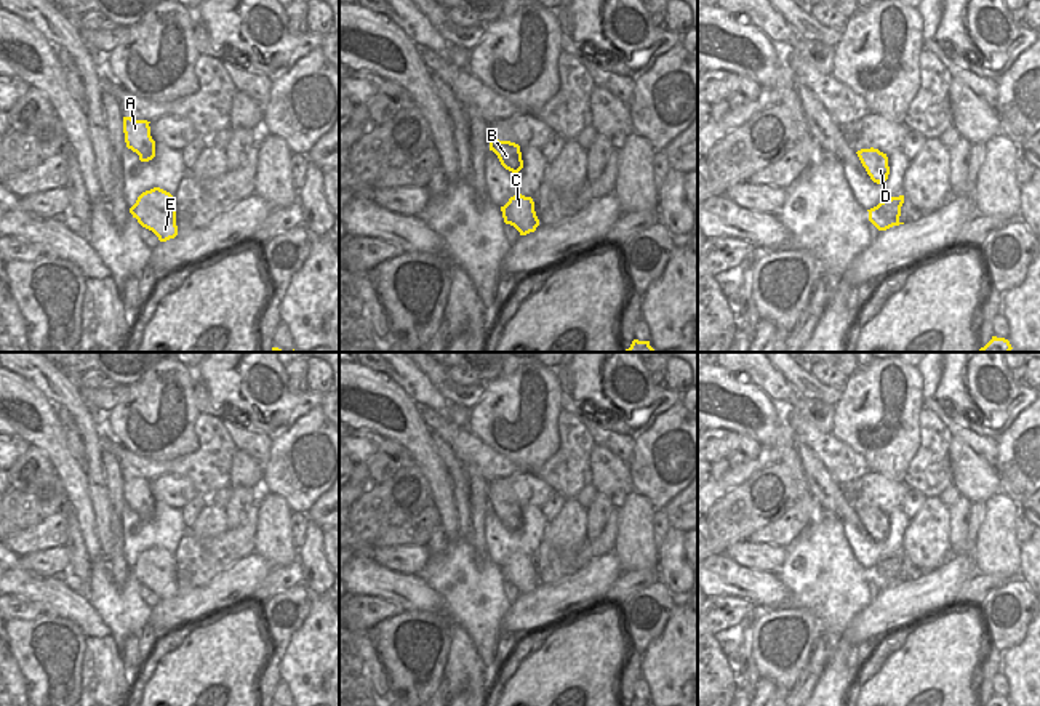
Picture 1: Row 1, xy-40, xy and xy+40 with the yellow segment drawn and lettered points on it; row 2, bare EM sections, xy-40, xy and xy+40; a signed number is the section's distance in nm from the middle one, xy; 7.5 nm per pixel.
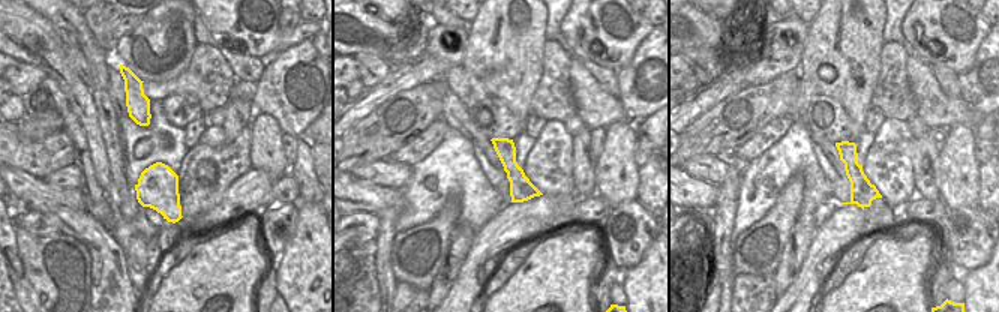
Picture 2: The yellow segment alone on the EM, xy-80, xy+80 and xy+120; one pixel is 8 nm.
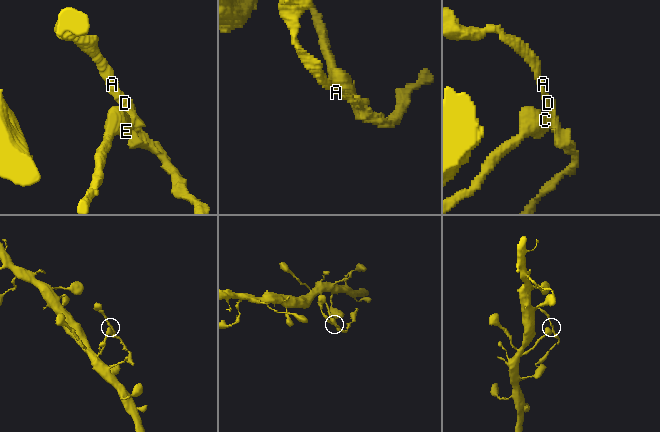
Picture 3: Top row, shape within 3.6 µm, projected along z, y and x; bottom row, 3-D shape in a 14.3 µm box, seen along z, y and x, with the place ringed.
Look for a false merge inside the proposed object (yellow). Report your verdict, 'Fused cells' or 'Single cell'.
Fused cells

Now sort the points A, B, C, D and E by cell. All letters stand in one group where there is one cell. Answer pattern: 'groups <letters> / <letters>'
groups A B D / C E

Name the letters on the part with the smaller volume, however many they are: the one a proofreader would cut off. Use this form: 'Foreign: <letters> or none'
Foreign: A, B, D

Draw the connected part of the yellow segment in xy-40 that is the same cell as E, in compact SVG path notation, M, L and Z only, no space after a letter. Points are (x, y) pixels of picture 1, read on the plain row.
M160 546L142 551L130 572L142 586L152 589L160 600L178 594L174 556Z

